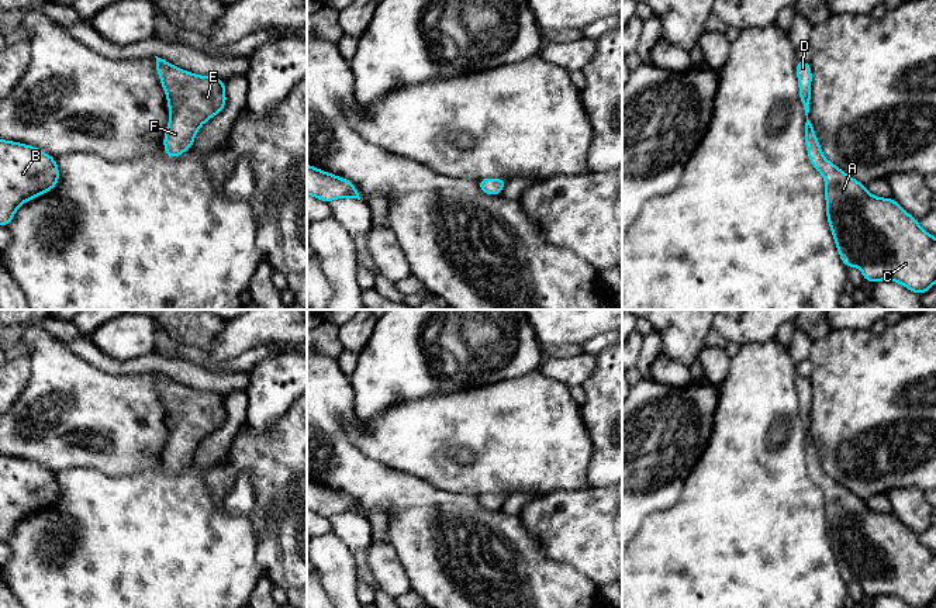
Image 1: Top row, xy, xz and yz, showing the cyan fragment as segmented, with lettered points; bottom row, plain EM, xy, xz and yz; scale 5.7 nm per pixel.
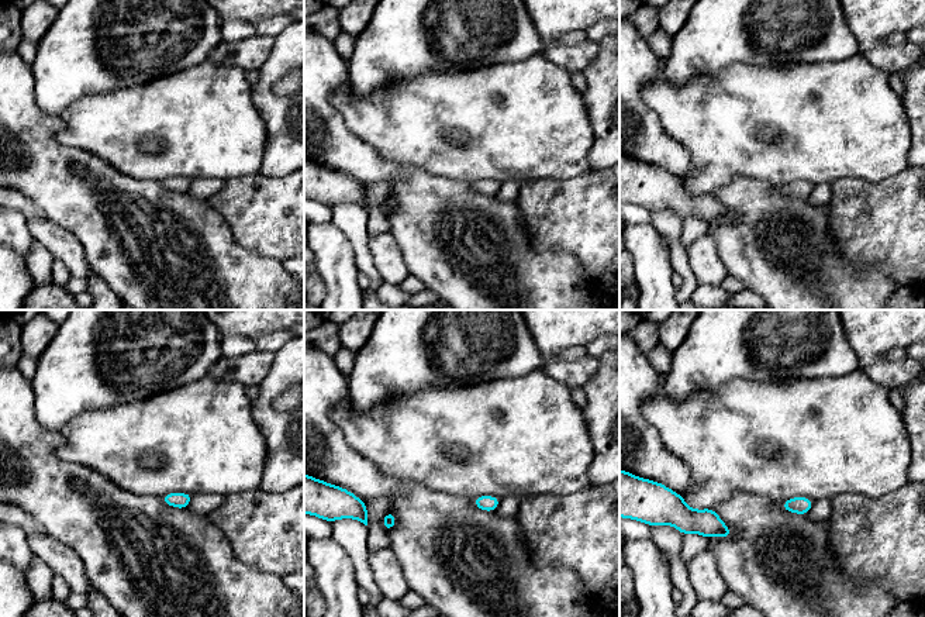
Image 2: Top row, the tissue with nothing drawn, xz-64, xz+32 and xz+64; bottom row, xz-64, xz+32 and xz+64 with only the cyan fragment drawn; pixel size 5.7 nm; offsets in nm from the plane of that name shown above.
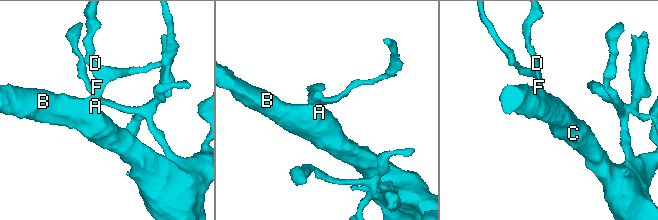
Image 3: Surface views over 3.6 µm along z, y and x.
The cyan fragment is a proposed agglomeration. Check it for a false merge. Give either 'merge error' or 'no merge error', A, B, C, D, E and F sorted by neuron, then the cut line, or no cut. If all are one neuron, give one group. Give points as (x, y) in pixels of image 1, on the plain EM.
no merge error; A B C D E F; no cut

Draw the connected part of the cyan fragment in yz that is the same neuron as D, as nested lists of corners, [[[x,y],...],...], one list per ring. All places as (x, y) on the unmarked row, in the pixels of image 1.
[[[797,374],[795,383],[807,431],[808,474],[825,494],[826,532],[842,578],[859,583],[866,597],[897,597],[913,608],[926,608],[936,598],[936,553],[892,512],[871,511],[866,500],[823,471],[808,435],[811,380]]]

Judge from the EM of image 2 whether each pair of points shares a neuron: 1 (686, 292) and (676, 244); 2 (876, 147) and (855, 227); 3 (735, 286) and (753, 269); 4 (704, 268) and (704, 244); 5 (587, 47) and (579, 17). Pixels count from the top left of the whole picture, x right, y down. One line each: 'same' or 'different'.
1: same
2: different
3: different
4: same
5: different

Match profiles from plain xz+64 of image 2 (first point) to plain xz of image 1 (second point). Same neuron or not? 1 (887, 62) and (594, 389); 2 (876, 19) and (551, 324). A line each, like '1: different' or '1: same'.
1: different
2: same

